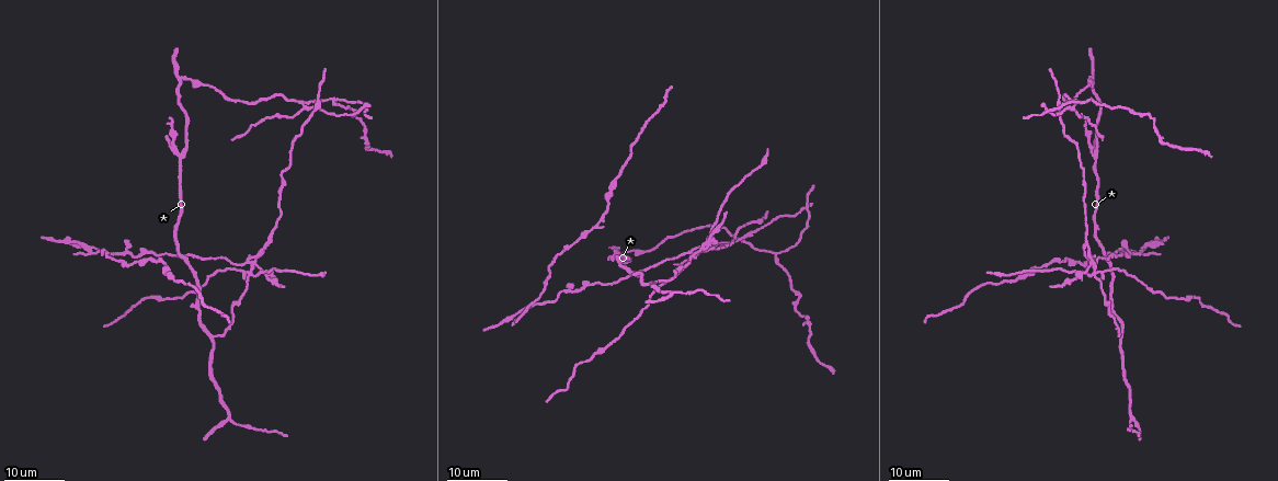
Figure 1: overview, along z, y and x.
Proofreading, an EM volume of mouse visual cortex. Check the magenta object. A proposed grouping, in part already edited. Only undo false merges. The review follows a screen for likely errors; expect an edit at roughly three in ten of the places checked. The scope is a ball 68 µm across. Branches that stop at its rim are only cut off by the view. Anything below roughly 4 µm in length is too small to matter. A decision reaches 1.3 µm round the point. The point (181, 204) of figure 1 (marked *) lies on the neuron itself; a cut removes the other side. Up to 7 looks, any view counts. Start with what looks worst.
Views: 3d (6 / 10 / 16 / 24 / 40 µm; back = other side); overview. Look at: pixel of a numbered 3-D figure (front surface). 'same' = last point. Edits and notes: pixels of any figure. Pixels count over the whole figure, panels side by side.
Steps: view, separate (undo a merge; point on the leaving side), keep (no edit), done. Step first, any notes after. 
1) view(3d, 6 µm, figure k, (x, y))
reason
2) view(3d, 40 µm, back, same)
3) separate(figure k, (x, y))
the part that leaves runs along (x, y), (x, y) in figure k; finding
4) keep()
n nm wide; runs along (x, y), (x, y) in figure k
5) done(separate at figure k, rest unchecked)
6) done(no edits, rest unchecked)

view(3d, 16 µm, figure 1, (1095, 272))
four-way junction

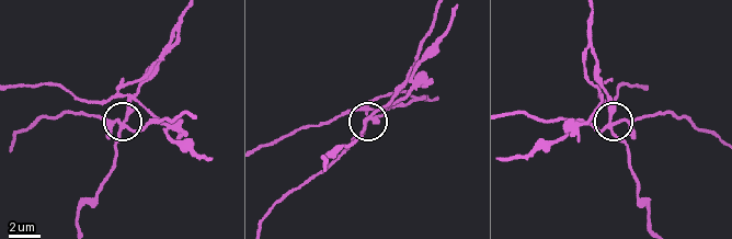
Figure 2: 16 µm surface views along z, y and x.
view(3d, 10 µm, figure 2, (370, 116))
closer look

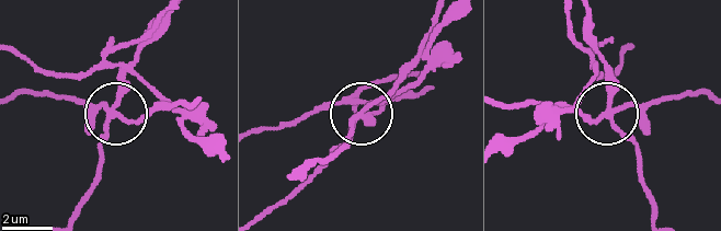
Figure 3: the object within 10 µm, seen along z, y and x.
separate(figure 3, (91, 105))
190 nm wide; the part that leaves runs along (111, 111), (11, 93) in figure 3; two neurons meet here

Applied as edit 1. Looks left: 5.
view(3d, 24 µm, figure 1, (1093, 155))
a fork

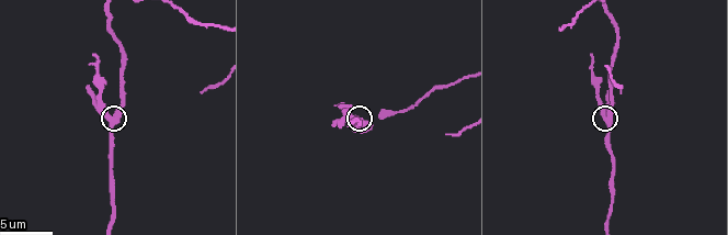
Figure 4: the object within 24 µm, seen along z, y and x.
view(3d, 6 µm, figure 4, (607, 118))

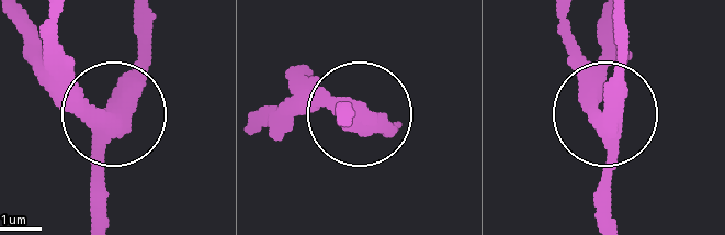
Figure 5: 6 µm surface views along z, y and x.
separate(figure 5, (302, 113))
400 nm wide; the part that leaves runs along (359, 118), (299, 69) in figure 5; two neurons meet here

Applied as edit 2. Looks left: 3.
view(overview)

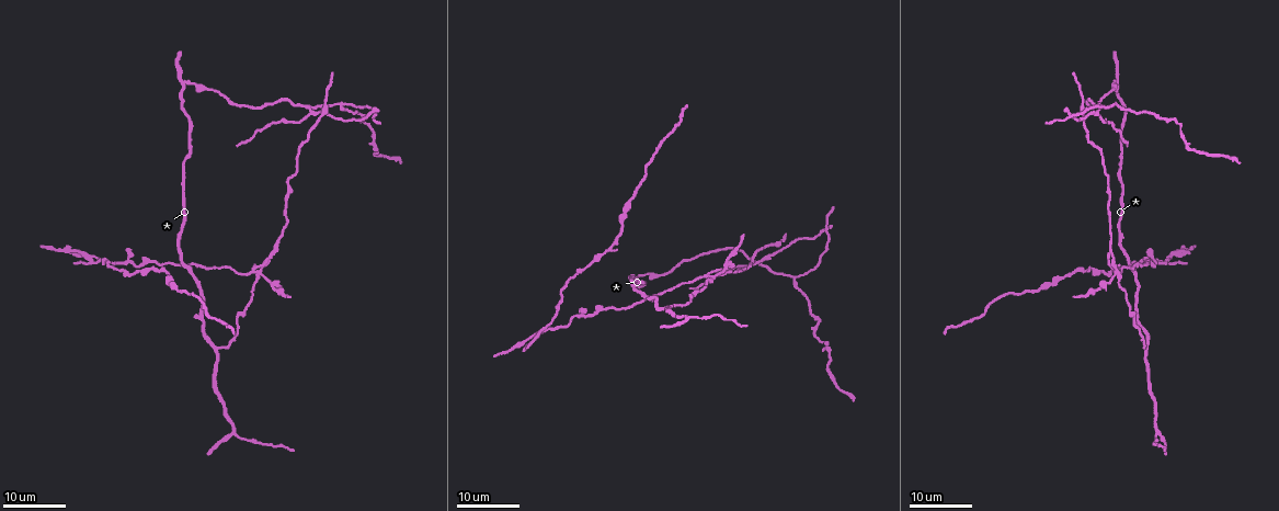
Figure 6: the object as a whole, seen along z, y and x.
view(3d, 24 µm, figure 6, (285, 199))
sudden change in width

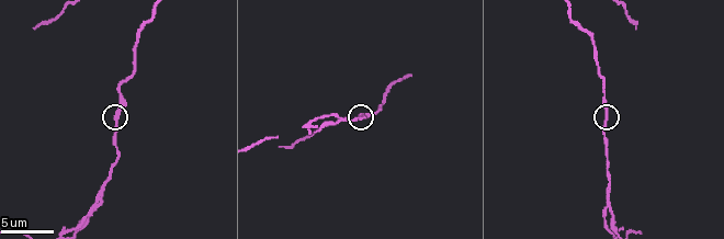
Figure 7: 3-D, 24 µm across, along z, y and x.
view(3d, 6 µm, figure 7, (115, 118))

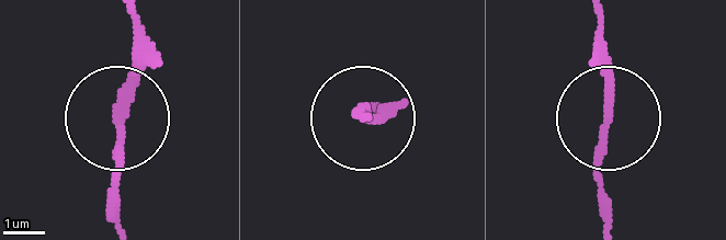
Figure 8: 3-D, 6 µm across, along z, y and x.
keep()
runs along (121, 223), (131, 13) in figure 8; all the same neuron

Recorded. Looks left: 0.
done(separate at figure 3, separate at figure 5, rest unchecked)

